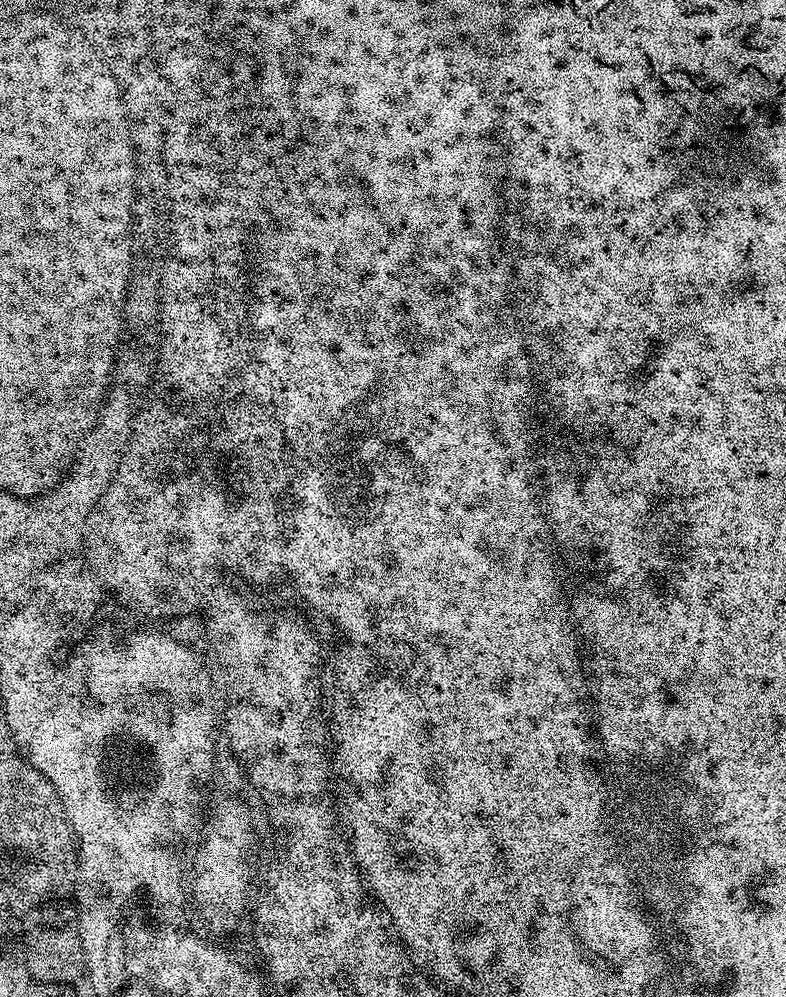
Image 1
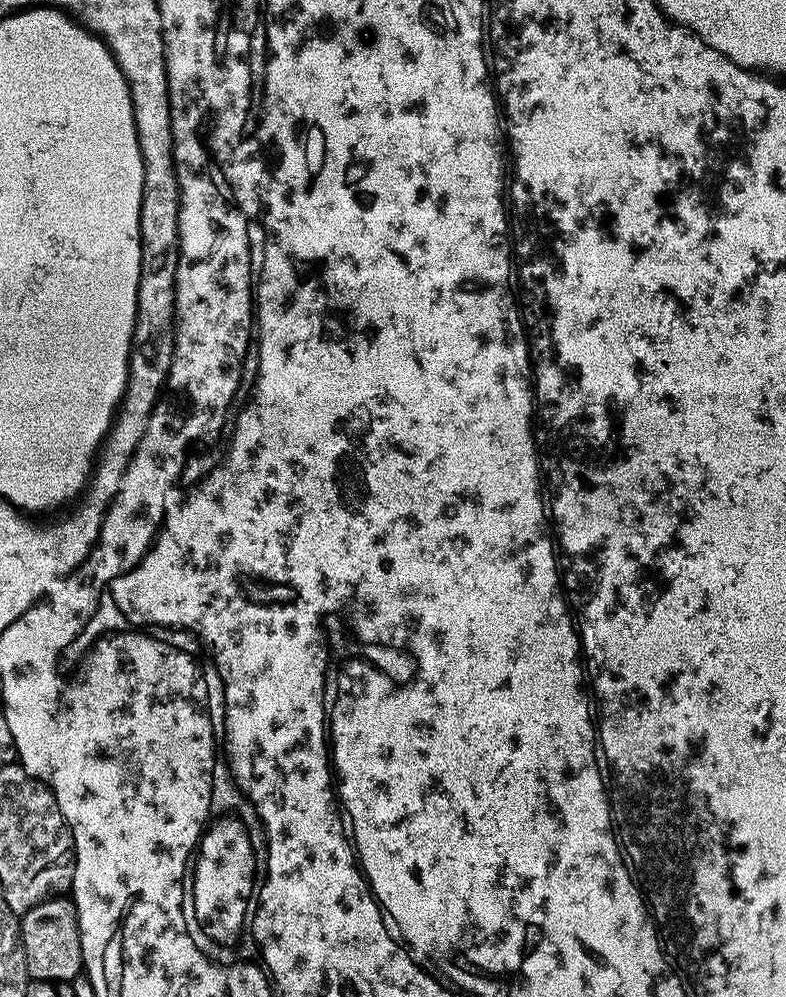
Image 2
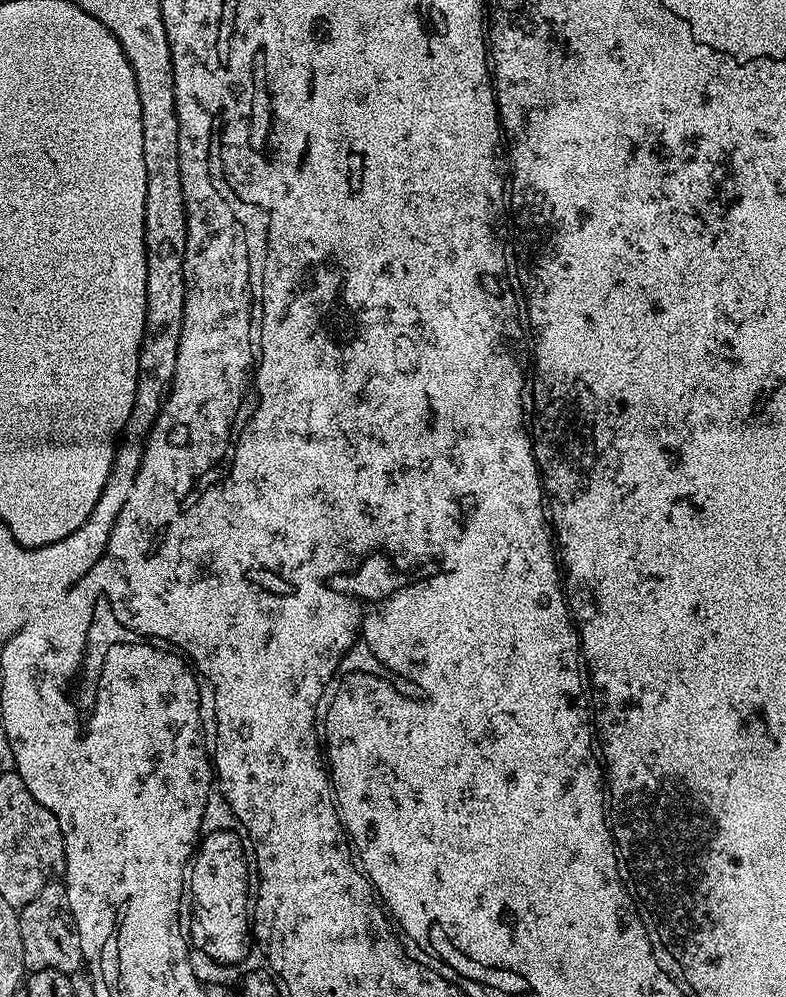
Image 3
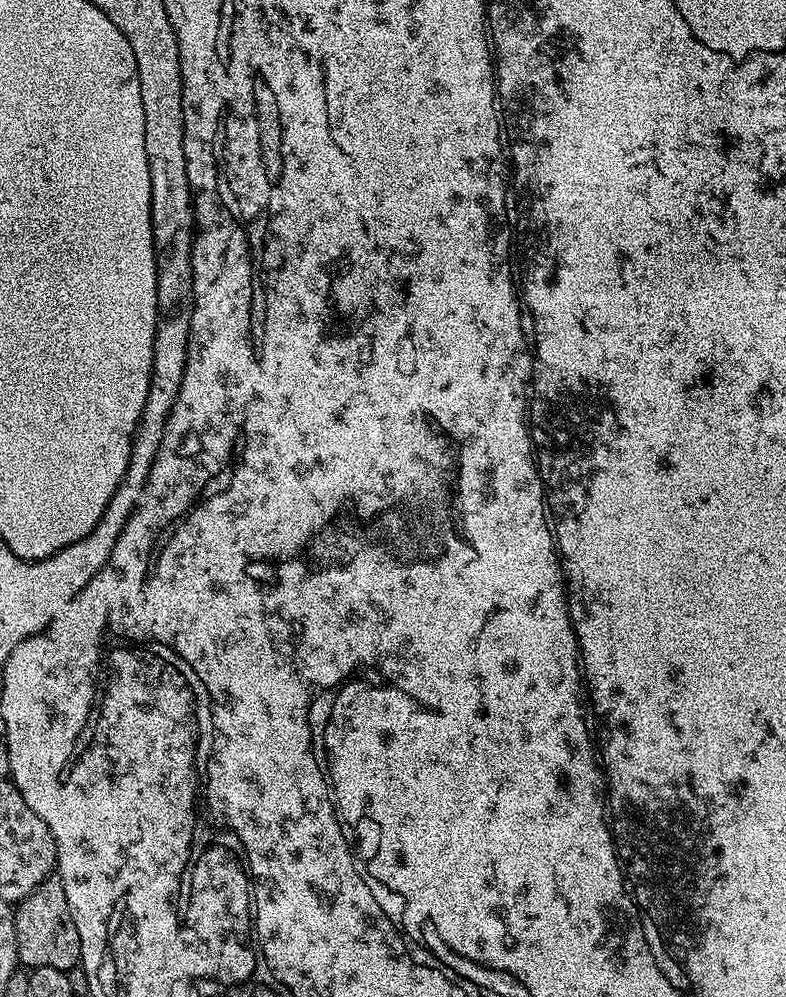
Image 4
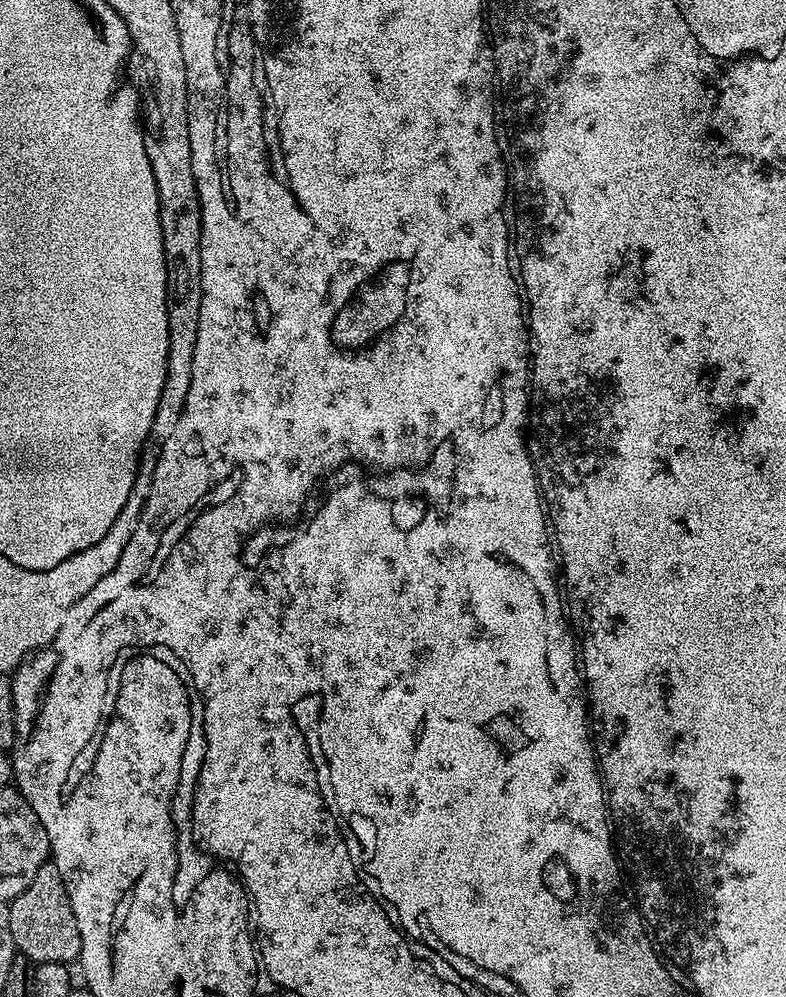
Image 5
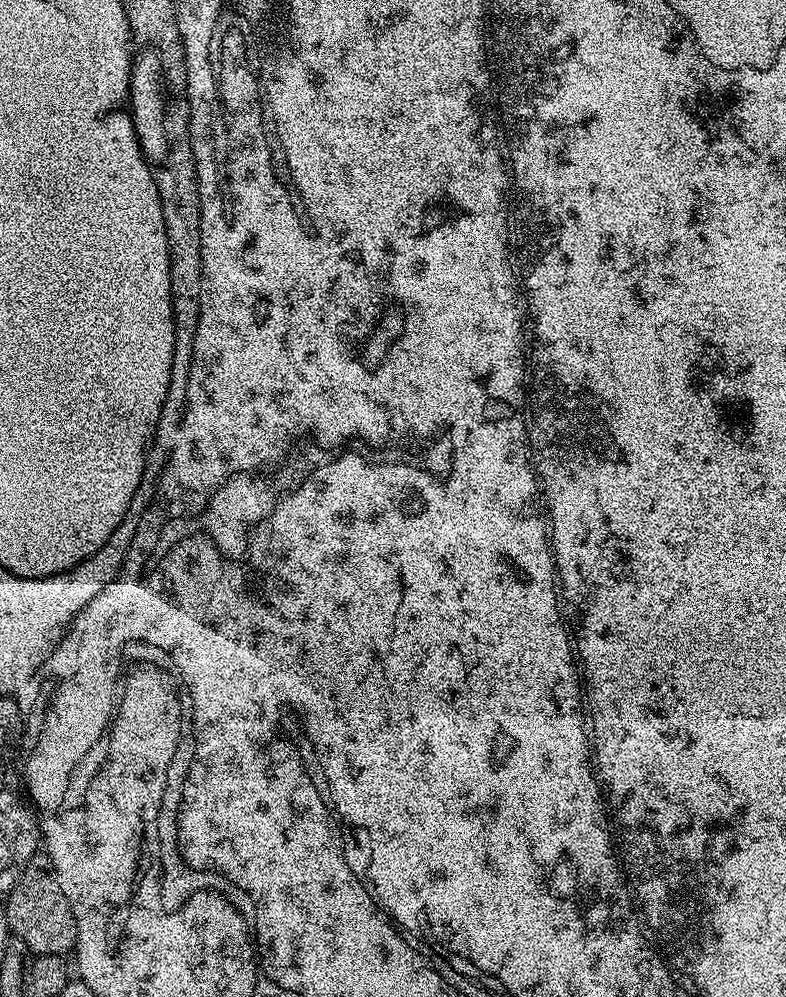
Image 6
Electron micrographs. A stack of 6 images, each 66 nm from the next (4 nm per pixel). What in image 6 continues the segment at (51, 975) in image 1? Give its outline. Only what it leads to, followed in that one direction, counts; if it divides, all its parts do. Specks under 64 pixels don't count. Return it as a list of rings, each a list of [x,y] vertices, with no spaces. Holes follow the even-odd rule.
[[[38,854],[28,863],[20,881],[7,893],[6,900],[3,907],[8,919],[8,931],[26,945],[33,957],[67,957],[75,949],[76,919],[66,894],[62,894],[62,886],[58,886],[56,872],[47,855]]]

